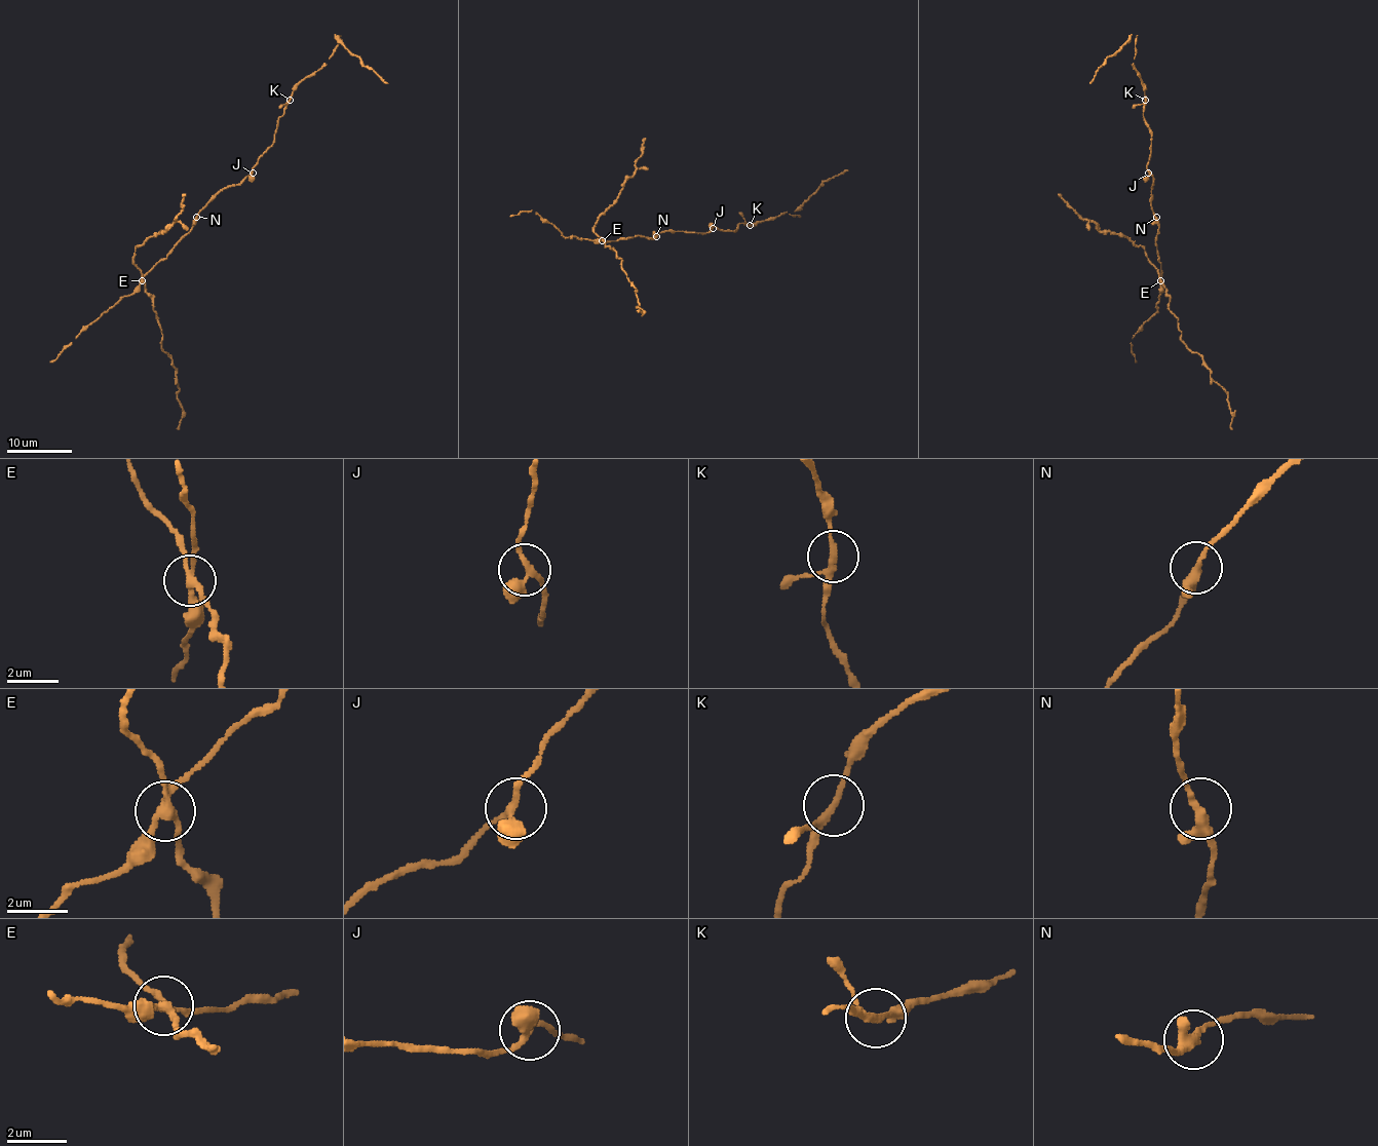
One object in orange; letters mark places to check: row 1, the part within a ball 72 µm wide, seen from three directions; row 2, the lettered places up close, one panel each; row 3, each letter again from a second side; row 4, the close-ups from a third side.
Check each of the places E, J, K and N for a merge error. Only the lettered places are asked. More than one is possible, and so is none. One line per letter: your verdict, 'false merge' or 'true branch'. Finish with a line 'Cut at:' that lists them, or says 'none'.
E: false merge
J: true branch
K: true branch
N: true branch
Cut at: E

